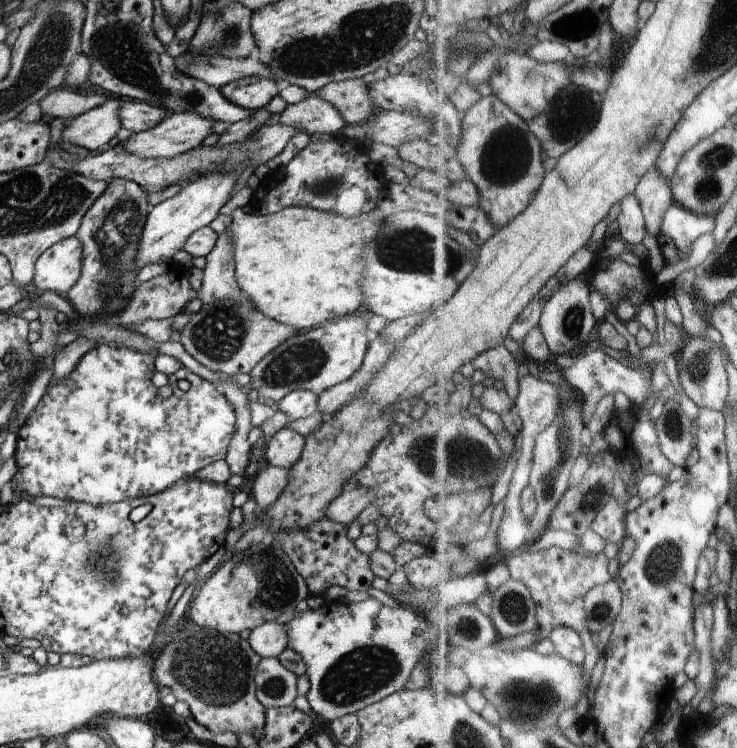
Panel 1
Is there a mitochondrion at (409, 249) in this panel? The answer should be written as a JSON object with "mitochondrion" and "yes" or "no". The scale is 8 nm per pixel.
{"mitochondrion":"yes"}

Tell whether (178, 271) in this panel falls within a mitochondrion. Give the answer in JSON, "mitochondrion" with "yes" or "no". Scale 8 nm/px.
{"mitochondrion":"no"}

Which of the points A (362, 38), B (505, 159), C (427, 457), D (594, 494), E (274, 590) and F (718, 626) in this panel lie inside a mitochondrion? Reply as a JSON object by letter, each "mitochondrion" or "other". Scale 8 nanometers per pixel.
{"A":"mitochondrion","B":"mitochondrion","C":"mitochondrion","D":"mitochondrion","E":"mitochondrion","F":"other"}

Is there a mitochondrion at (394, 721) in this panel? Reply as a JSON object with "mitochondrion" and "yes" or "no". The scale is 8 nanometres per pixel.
{"mitochondrion":"no"}

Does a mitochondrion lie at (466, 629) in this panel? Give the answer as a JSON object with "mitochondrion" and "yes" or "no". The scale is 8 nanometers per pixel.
{"mitochondrion":"yes"}

